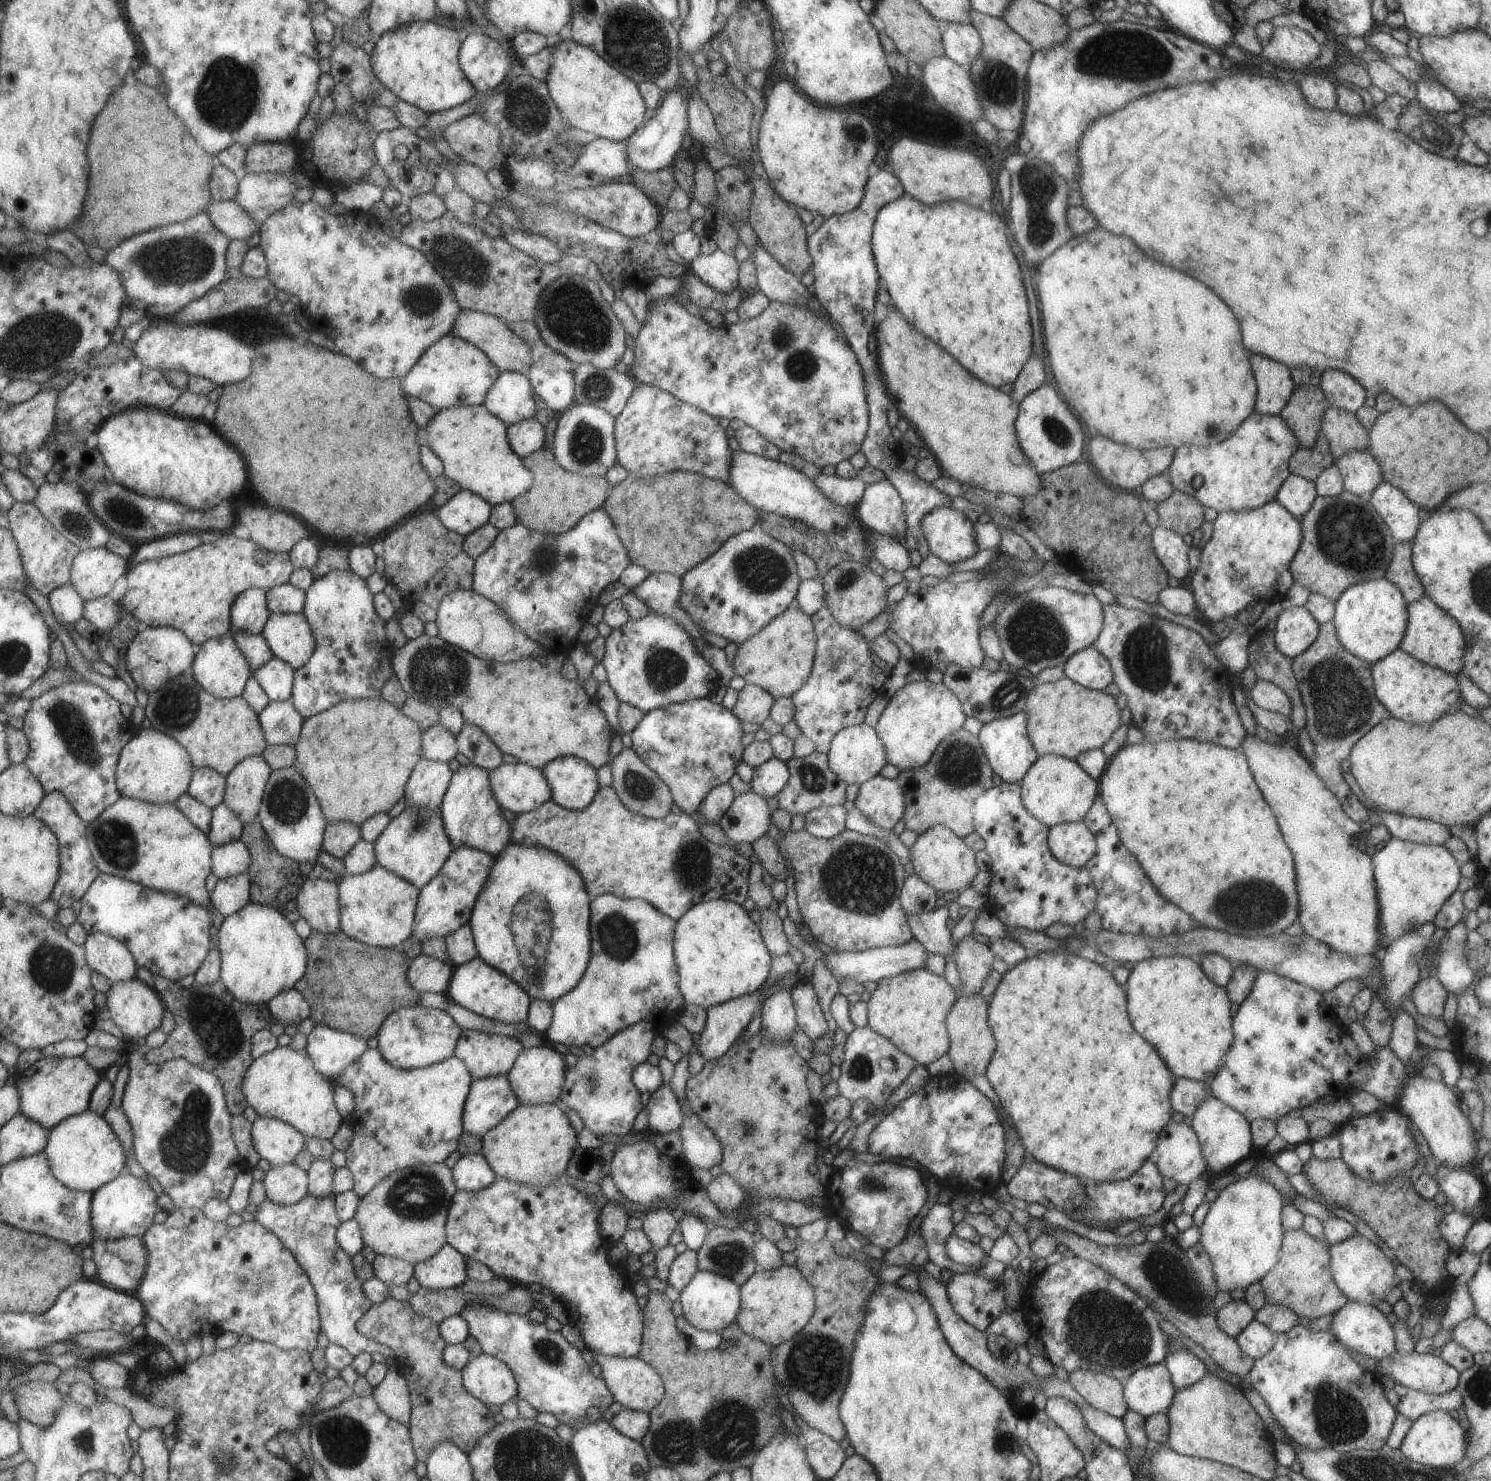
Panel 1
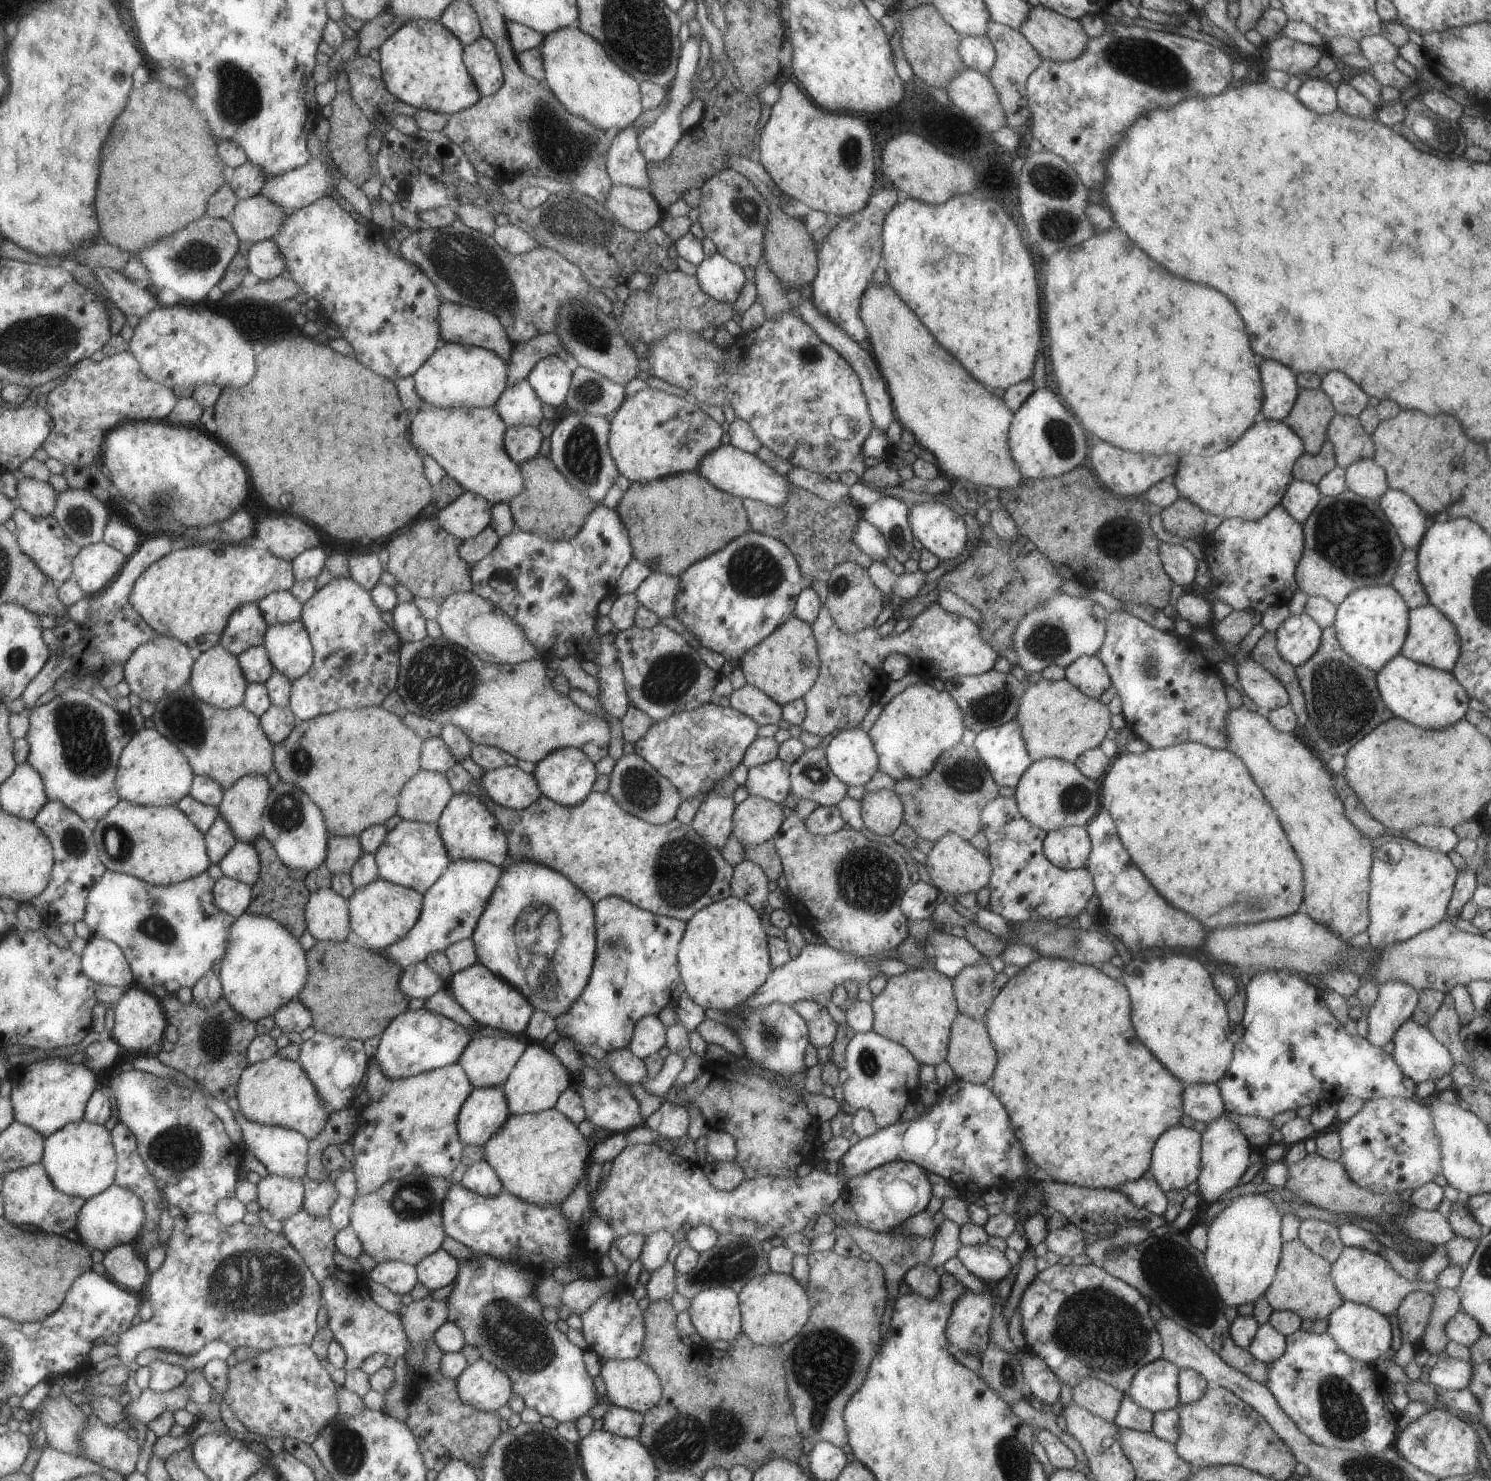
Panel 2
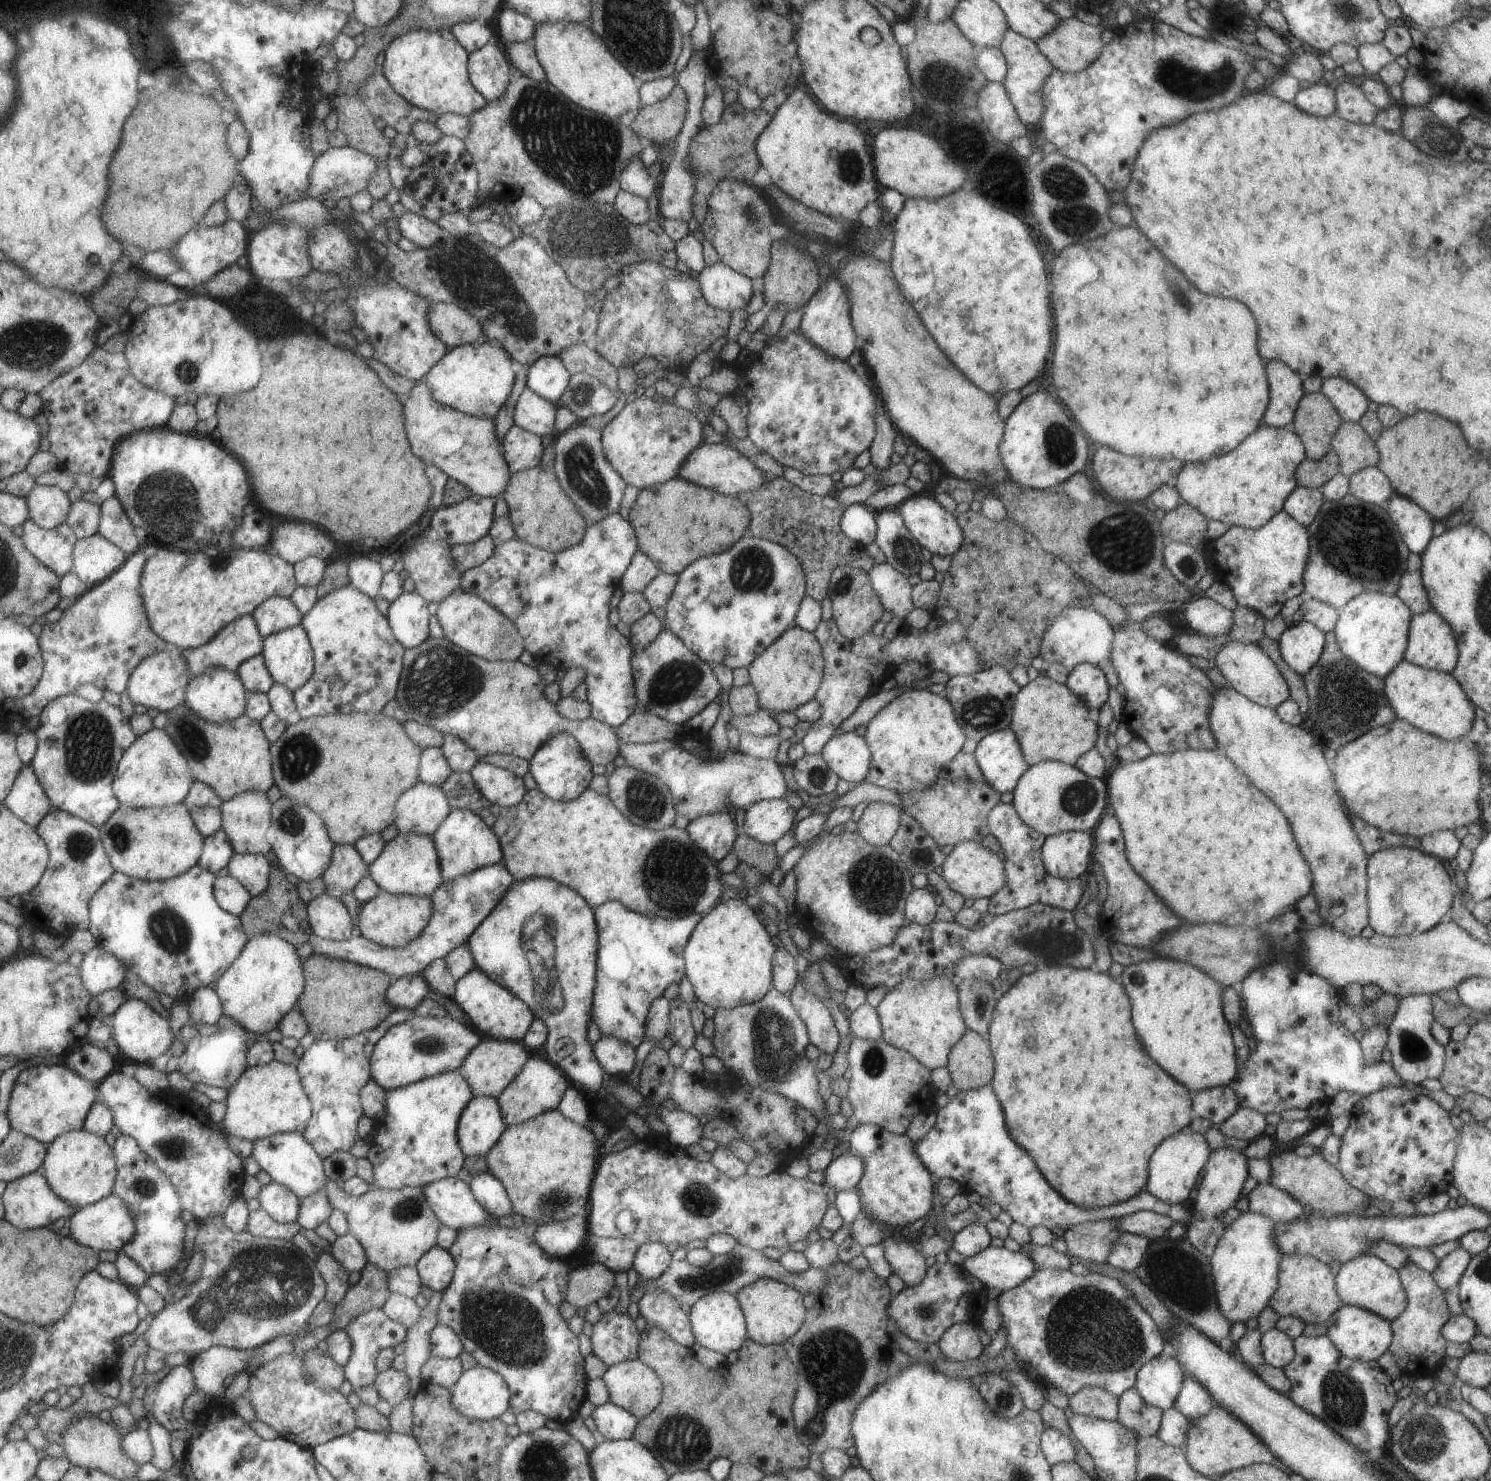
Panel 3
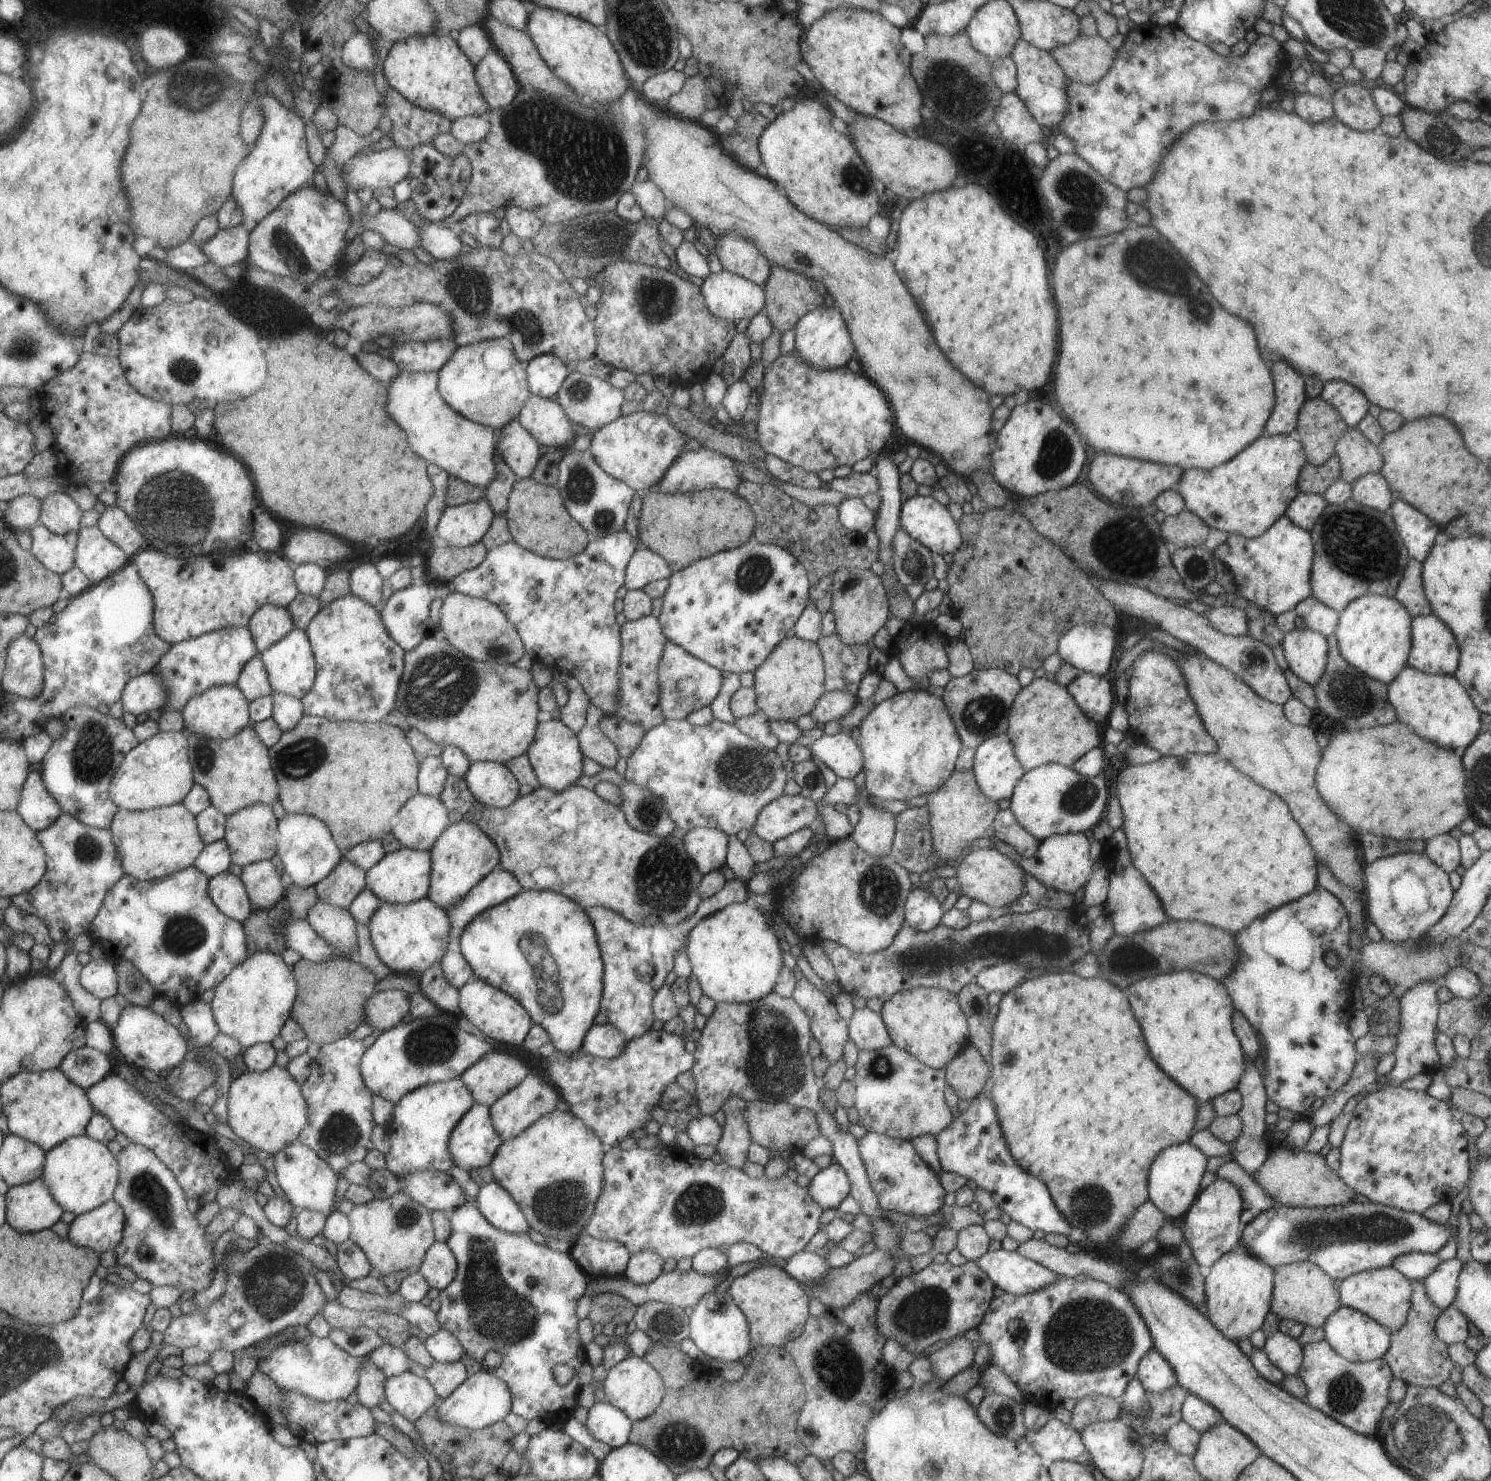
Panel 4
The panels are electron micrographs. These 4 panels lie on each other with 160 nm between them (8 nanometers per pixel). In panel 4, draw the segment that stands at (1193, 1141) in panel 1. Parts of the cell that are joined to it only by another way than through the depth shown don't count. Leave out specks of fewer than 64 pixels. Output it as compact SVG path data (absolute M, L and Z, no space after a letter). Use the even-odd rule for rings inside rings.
M1179 1143L1164 1148L1153 1159L1147 1175L1148 1200L1165 1218L1181 1218L1195 1200L1200 1188L1200 1180L1205 1172L1206 1156L1191 1143Z

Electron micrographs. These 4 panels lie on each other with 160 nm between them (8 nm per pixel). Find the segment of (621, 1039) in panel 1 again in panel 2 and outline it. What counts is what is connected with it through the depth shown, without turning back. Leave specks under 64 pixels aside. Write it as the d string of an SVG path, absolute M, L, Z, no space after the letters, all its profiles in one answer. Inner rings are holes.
M645 1015L635 1023L626 1048L642 1060L666 1044L665 1033L666 1027L659 1021L657 1015ZM582 1080L573 1085L581 1097L584 1118L591 1122L595 1130L603 1128L607 1134L625 1133L644 1124L639 1105L625 1088L619 1088L617 1084L600 1084L598 1090L591 1090Z

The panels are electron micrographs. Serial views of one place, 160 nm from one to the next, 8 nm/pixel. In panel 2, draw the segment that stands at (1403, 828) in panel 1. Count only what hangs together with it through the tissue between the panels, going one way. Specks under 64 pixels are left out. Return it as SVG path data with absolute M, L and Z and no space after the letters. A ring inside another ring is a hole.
M1427 824L1411 826L1409 832L1403 834L1410 841L1444 855L1450 850L1454 850L1454 846L1460 839L1453 829L1435 828L1435 826L1427 826Z

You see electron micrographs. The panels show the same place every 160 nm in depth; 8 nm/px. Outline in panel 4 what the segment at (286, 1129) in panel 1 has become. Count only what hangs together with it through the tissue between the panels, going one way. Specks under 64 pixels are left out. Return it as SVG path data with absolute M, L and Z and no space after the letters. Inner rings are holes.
M297 1140L272 1156L275 1158L273 1164L277 1184L286 1194L293 1208L322 1212L325 1216L332 1212L338 1176L324 1160Z

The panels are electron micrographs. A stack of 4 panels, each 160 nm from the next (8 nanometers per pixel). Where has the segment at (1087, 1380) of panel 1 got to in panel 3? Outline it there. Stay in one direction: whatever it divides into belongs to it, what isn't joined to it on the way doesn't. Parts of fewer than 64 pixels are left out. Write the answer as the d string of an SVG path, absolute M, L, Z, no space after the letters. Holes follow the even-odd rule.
M1085 1387L1068 1397L1073 1415L1115 1421L1118 1415L1118 1397L1097 1387Z

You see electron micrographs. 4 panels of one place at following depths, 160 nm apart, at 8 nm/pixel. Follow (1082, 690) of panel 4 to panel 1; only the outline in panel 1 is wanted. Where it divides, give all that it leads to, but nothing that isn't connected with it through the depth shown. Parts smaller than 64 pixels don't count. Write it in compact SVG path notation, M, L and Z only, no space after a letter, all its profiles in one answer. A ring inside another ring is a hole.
M1092 646L1073 653L1061 667L1065 677L1092 691L1103 691L1112 682L1109 662Z

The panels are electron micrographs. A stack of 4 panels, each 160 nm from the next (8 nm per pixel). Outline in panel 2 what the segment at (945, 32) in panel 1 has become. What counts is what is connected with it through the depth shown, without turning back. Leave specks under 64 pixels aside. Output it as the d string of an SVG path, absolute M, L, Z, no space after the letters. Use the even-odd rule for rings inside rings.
M960 34L957 52L966 68L984 75L994 65L996 59L994 46L987 36L972 37Z

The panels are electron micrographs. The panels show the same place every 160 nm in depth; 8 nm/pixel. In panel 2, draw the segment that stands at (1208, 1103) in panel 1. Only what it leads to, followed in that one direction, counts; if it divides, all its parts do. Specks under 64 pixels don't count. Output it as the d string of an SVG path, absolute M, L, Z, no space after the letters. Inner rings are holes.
M1228 1114L1221 1115L1218 1119L1209 1121L1207 1127L1201 1135L1200 1146L1200 1169L1197 1181L1197 1191L1203 1202L1216 1202L1223 1194L1229 1192L1231 1188L1239 1185L1239 1178L1250 1165L1249 1154L1253 1148L1247 1139L1241 1134L1236 1124L1228 1118Z

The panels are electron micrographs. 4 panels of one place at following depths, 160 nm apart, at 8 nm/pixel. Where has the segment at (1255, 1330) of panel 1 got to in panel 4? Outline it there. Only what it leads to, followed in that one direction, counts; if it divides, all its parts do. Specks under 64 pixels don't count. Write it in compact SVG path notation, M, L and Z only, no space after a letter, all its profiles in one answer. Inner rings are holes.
M1278 1330L1265 1339L1262 1351L1284 1375L1298 1376L1302 1363L1302 1346L1297 1339L1285 1336Z

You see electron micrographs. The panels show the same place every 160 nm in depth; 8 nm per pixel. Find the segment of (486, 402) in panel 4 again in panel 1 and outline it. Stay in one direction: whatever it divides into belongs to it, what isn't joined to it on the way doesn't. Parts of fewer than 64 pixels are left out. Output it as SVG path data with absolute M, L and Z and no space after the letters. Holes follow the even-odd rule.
M447 333L431 344L407 371L401 380L402 392L405 396L426 402L436 411L455 406L481 405L499 373L482 350Z

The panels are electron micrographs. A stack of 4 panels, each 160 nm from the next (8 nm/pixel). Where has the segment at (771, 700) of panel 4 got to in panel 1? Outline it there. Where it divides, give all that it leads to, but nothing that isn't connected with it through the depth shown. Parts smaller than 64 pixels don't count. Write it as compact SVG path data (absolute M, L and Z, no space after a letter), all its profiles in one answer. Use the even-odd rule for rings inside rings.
M793 604L737 647L732 670L746 684L759 686L774 700L790 697L805 684L812 669L815 647L816 636L810 617Z

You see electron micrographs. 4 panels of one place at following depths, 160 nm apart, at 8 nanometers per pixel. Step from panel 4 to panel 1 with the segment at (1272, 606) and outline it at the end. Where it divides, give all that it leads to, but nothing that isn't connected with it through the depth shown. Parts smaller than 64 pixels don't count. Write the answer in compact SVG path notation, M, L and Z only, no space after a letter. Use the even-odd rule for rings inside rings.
M1276 500L1251 510L1218 511L1212 522L1212 535L1200 550L1198 567L1189 576L1189 586L1197 610L1203 612L1212 624L1221 621L1224 616L1235 615L1256 602L1283 602L1285 592L1294 582L1289 563L1297 552L1301 539L1299 519L1289 514Z

